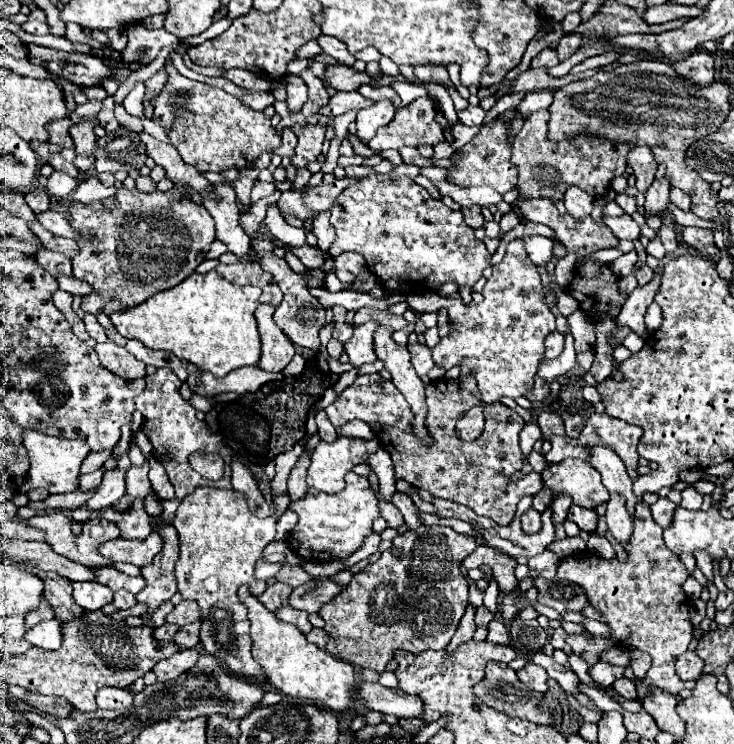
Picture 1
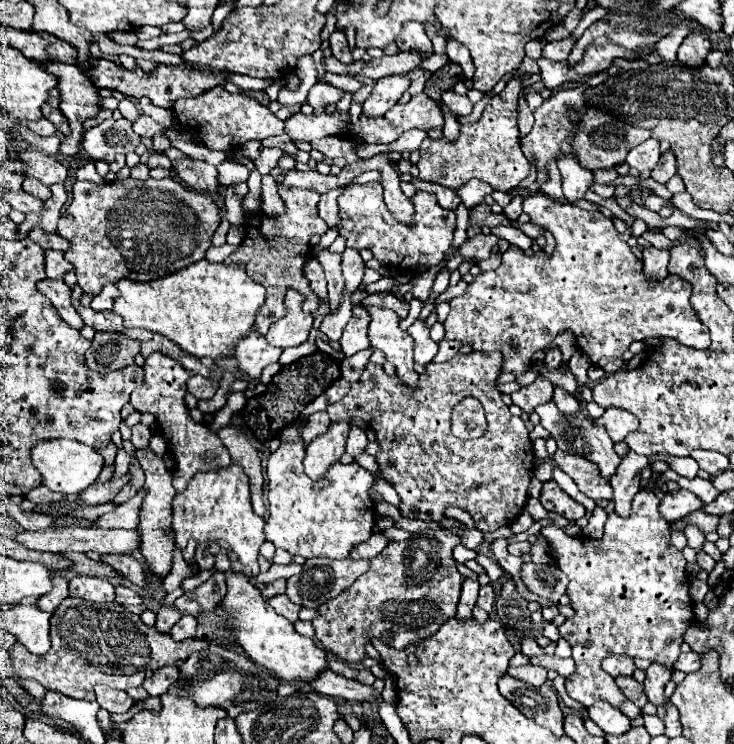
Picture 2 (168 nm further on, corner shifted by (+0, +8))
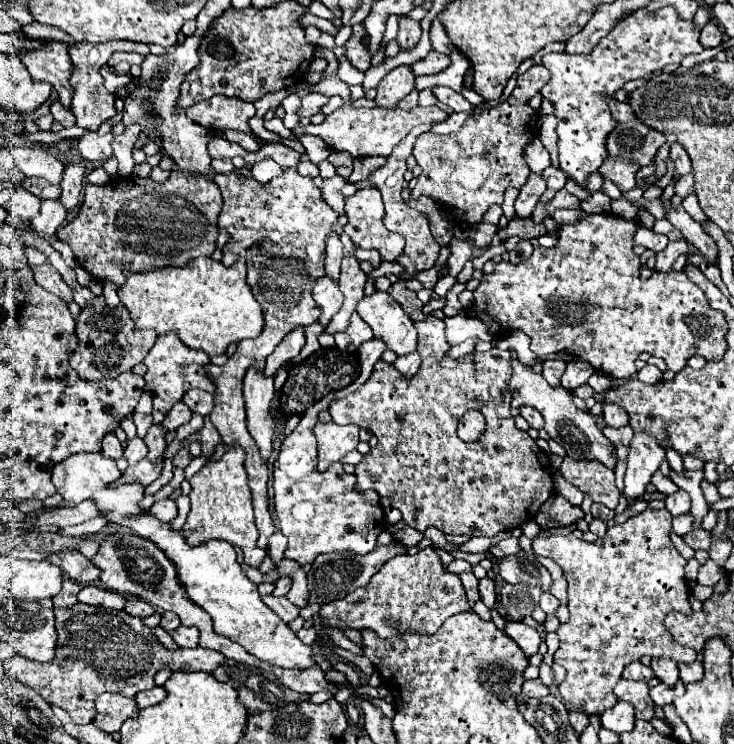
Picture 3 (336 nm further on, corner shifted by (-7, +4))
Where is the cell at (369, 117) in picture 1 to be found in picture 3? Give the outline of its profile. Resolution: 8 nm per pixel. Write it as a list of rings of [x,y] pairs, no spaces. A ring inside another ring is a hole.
[[[399,66],[391,70],[377,86],[375,102],[383,108],[395,108],[397,102],[413,90],[413,72],[411,66]]]

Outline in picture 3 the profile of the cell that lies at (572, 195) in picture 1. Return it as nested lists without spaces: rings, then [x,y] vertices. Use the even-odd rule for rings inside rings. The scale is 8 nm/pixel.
[[[639,8],[635,14],[621,20],[613,32],[595,46],[595,52],[587,56],[543,56],[543,66],[551,72],[551,80],[543,86],[541,94],[553,104],[553,116],[559,120],[559,164],[579,186],[585,186],[589,174],[597,172],[607,158],[605,140],[615,128],[607,98],[613,98],[613,94],[629,80],[645,78],[667,64],[679,64],[689,54],[703,52],[699,32],[701,28],[697,28],[693,20],[681,20],[673,8],[661,8],[657,12]]]

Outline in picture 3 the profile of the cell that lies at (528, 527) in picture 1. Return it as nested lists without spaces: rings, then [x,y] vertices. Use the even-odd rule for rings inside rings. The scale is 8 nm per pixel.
[[[665,508],[645,510],[639,516],[627,520],[625,524],[611,526],[607,534],[603,538],[597,538],[595,542],[579,540],[573,534],[543,536],[539,532],[533,538],[533,552],[555,560],[567,578],[571,618],[569,622],[557,628],[561,646],[553,654],[553,660],[561,664],[567,672],[565,680],[559,684],[561,698],[585,714],[603,714],[605,708],[611,708],[617,704],[617,698],[611,690],[621,678],[625,666],[635,660],[641,660],[643,656],[651,656],[651,658],[667,656],[677,662],[693,662],[697,658],[697,650],[679,646],[663,624],[665,616],[673,610],[679,610],[683,614],[691,612],[691,606],[687,600],[689,586],[683,576],[683,568],[687,560],[677,552],[677,548],[669,538],[671,518],[673,516]]]

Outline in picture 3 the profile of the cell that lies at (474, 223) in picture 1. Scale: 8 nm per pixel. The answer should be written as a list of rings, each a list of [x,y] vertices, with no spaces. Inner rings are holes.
[[[515,216],[515,218],[509,222],[509,226],[507,226],[505,230],[499,230],[497,234],[499,234],[499,238],[503,238],[503,240],[507,240],[507,238],[511,238],[511,236],[519,236],[519,238],[531,240],[531,238],[539,238],[539,236],[547,234],[547,230],[545,230],[543,224],[535,224],[531,218],[519,218],[519,216]]]

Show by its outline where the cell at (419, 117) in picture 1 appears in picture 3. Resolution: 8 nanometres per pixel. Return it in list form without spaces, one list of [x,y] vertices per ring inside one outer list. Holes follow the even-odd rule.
[[[323,74],[319,82],[307,84],[311,92],[319,92],[325,96],[341,96],[345,100],[343,108],[337,108],[333,114],[327,116],[327,120],[319,126],[297,126],[293,132],[295,134],[315,134],[323,138],[333,150],[341,150],[351,154],[353,158],[363,158],[363,156],[389,156],[391,150],[409,134],[409,130],[417,124],[425,122],[445,122],[447,112],[441,110],[439,106],[429,106],[429,108],[413,108],[413,110],[399,110],[399,108],[353,108],[351,98],[349,98],[349,88],[345,82],[341,82],[335,74]]]

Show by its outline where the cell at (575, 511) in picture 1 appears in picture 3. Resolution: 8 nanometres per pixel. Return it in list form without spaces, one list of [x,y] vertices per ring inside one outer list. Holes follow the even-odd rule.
[[[555,494],[555,496],[551,496],[551,500],[547,500],[547,504],[543,504],[539,508],[539,512],[535,514],[533,520],[541,526],[541,530],[547,530],[547,528],[571,526],[581,518],[583,518],[581,508],[571,506],[561,494]]]

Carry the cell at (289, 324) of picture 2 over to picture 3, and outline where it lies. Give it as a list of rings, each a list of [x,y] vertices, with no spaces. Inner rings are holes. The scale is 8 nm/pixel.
[[[295,328],[295,332],[289,332],[289,334],[283,338],[283,342],[275,348],[275,352],[267,358],[267,368],[265,368],[267,376],[275,376],[275,372],[277,372],[283,364],[287,364],[289,360],[293,360],[293,358],[301,352],[303,344],[305,344],[303,328]]]

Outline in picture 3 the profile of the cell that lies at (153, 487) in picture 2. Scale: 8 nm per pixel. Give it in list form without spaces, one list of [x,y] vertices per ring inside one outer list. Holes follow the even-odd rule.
[[[153,424],[143,440],[145,440],[147,448],[149,448],[149,458],[151,460],[161,460],[163,454],[165,454],[165,448],[167,448],[163,426],[161,424]]]

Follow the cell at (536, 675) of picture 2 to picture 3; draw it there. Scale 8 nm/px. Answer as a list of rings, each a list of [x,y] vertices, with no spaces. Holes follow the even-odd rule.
[[[537,678],[537,680],[527,680],[523,684],[523,696],[527,698],[543,698],[549,694],[549,688]]]

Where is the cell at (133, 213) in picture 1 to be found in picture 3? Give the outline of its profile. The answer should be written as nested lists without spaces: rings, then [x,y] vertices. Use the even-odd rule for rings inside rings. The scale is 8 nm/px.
[[[173,170],[169,178],[159,184],[151,178],[115,178],[109,184],[93,186],[87,184],[83,204],[79,214],[57,230],[57,238],[67,242],[79,262],[93,278],[111,280],[115,284],[125,284],[125,268],[147,272],[163,266],[185,266],[191,258],[211,256],[215,250],[215,240],[219,234],[217,216],[221,208],[221,192],[213,180],[207,176],[191,176],[181,170]]]

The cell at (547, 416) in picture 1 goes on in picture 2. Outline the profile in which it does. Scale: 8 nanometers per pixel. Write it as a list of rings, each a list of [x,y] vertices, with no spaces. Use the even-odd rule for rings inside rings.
[[[554,402],[540,404],[536,408],[536,412],[540,416],[540,424],[554,436],[560,450],[578,454],[578,456],[588,458],[590,462],[594,462],[600,468],[600,474],[602,474],[604,480],[610,480],[610,476],[616,474],[622,458],[616,454],[614,442],[612,442],[612,438],[608,436],[608,432],[602,426],[592,426],[592,422],[590,422],[590,418],[586,418],[586,414],[562,414],[556,408]]]

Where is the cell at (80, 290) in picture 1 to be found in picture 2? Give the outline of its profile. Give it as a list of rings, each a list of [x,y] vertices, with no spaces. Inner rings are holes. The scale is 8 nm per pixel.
[[[58,250],[46,252],[46,276],[48,278],[62,278],[70,270],[72,270],[72,264],[64,258],[62,252],[58,252]]]

